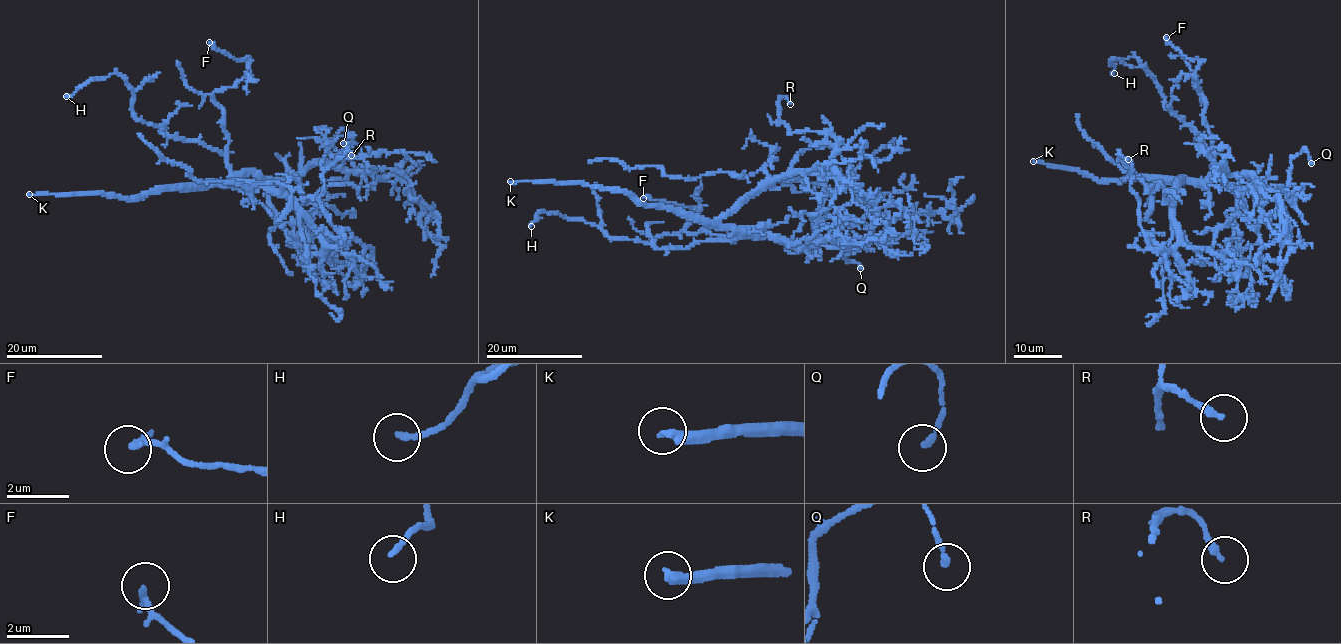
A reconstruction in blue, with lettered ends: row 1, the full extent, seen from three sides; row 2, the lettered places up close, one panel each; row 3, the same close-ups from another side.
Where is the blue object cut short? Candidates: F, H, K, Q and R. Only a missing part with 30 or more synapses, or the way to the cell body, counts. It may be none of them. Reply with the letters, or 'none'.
K

